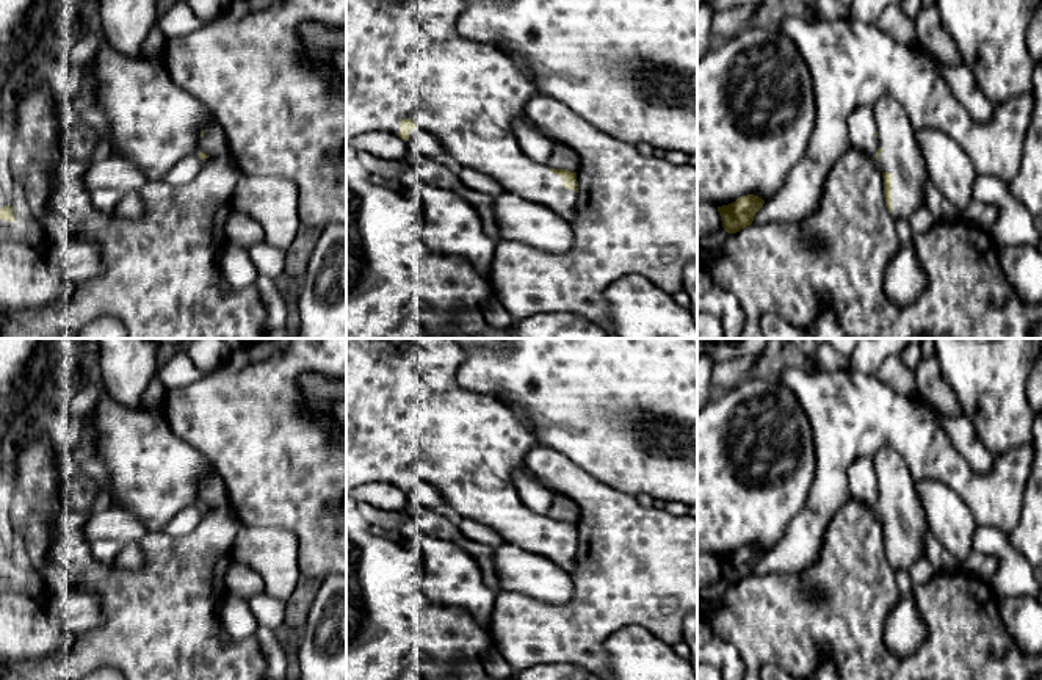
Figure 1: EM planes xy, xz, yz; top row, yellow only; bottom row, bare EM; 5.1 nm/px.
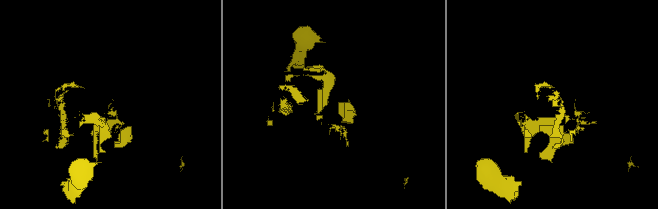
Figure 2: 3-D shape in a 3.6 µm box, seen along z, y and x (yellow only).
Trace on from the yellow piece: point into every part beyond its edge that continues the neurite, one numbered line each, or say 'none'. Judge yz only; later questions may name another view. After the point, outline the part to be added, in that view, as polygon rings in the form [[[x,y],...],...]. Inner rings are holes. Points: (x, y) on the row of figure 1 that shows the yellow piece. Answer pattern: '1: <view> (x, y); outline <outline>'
1: yz (901, 157); outline [[[893,97],[879,99],[871,108],[882,152],[877,163],[892,174],[892,219],[909,219],[923,207],[923,188],[928,180],[915,130],[906,110]]]

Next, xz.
1: xz (405, 58); outline [[[346,0],[346,143],[365,132],[400,133],[400,121],[409,119],[442,144],[461,166],[494,177],[503,188],[523,199],[547,205],[570,224],[575,221],[578,193],[566,190],[548,165],[525,155],[512,122],[537,92],[526,71],[494,44],[459,36],[456,20],[465,0]]]

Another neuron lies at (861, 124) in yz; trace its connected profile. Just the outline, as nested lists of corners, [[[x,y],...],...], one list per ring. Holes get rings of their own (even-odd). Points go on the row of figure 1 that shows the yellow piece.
[[[856,108],[848,118],[848,135],[851,143],[863,154],[876,155],[879,141],[876,136],[876,121],[871,108]]]

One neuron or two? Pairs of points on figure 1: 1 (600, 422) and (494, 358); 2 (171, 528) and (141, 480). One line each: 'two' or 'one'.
1: one
2: two

